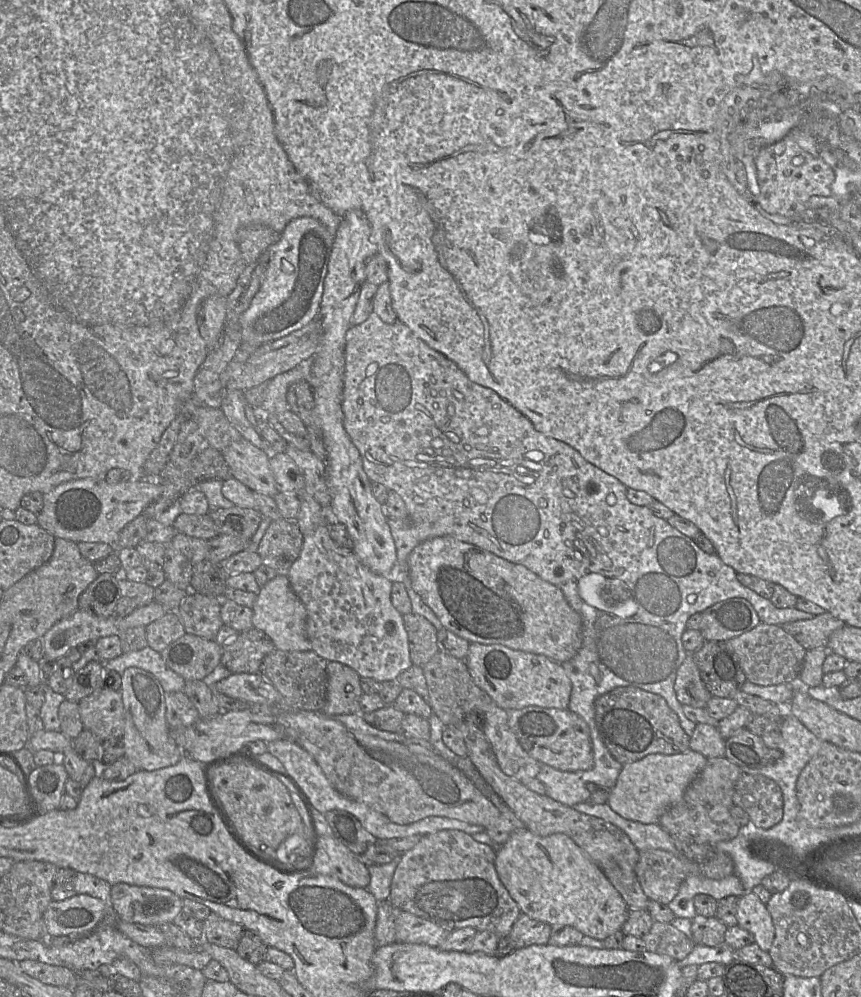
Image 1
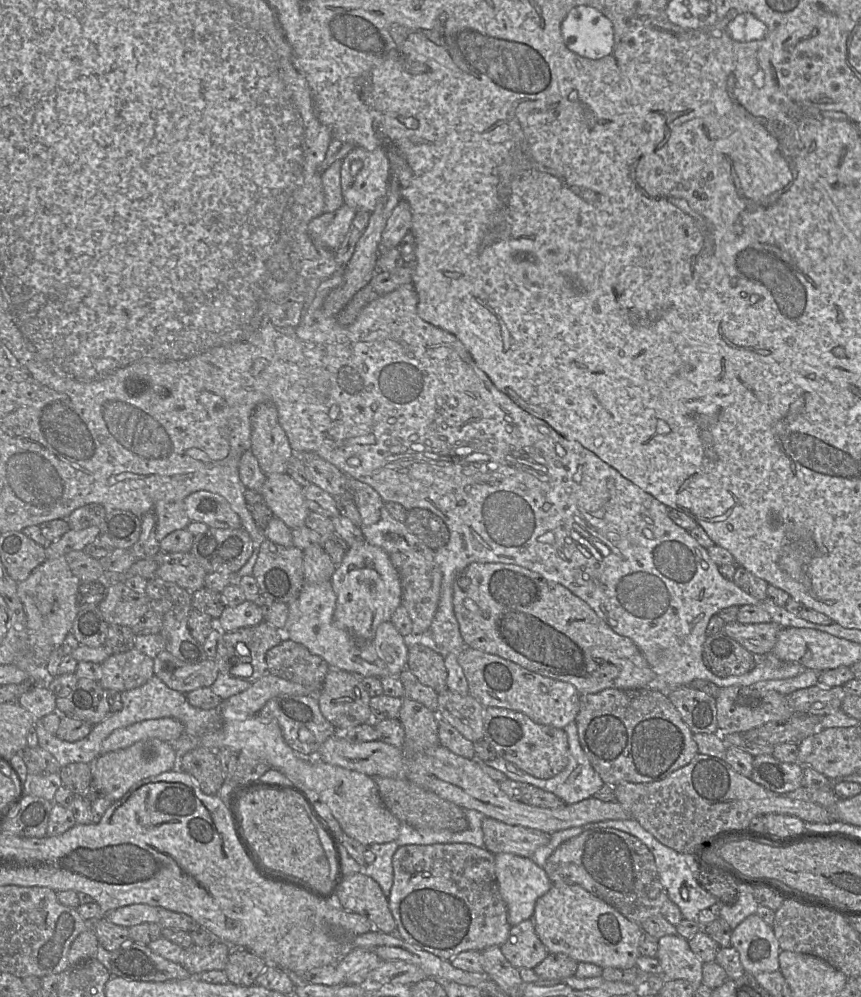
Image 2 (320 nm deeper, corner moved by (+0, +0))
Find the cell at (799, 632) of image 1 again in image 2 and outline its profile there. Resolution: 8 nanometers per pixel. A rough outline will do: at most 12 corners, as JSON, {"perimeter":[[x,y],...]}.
{"perimeter":[[773,622],[725,623],[722,632],[753,655],[771,652]]}

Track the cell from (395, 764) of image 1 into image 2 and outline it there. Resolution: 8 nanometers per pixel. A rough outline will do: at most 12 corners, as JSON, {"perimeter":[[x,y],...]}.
{"perimeter":[[490,817],[484,847],[494,855],[531,858],[551,834]]}

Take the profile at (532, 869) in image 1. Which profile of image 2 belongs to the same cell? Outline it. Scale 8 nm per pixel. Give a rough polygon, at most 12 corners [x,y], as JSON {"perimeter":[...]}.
{"perimeter":[[553,883],[531,917],[549,953],[629,969],[640,924]]}

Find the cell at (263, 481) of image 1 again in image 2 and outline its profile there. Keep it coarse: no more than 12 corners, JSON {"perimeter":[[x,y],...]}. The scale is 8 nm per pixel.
{"perimeter":[[287,473],[266,477],[261,495],[290,529],[305,526],[303,487]]}

